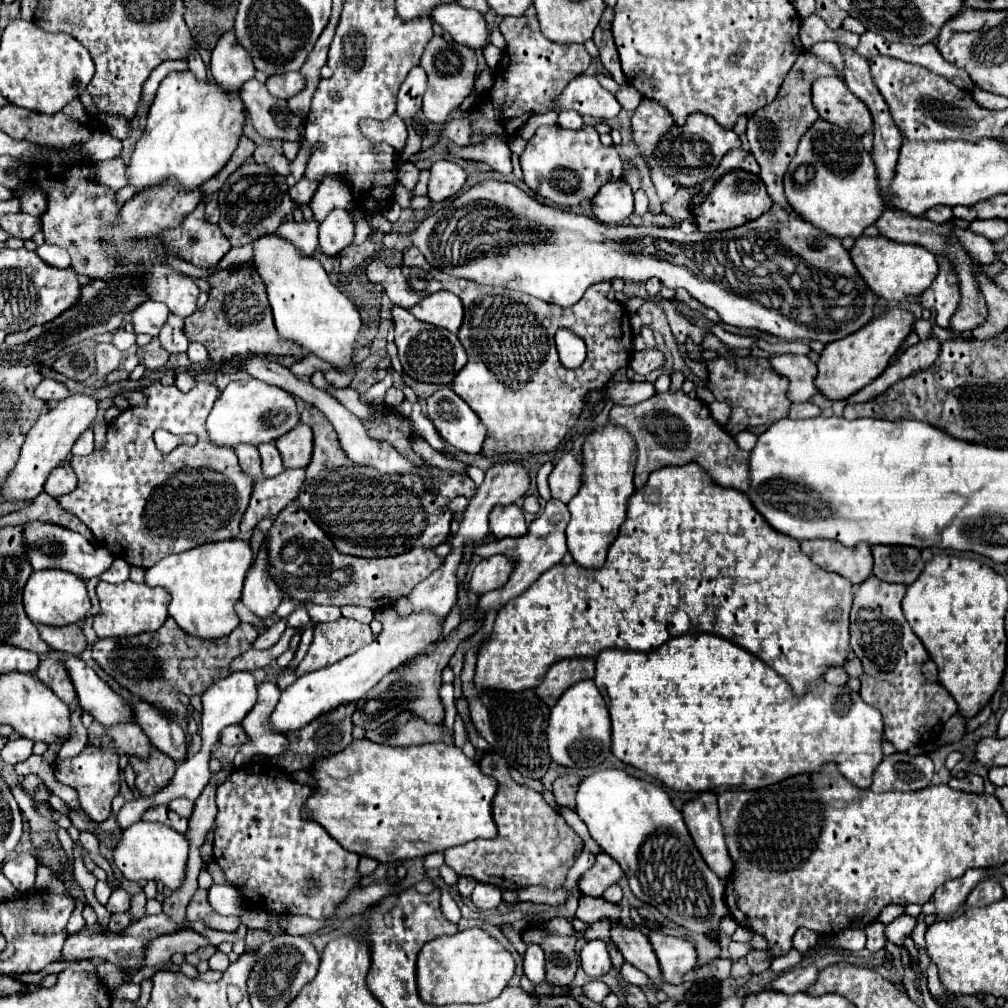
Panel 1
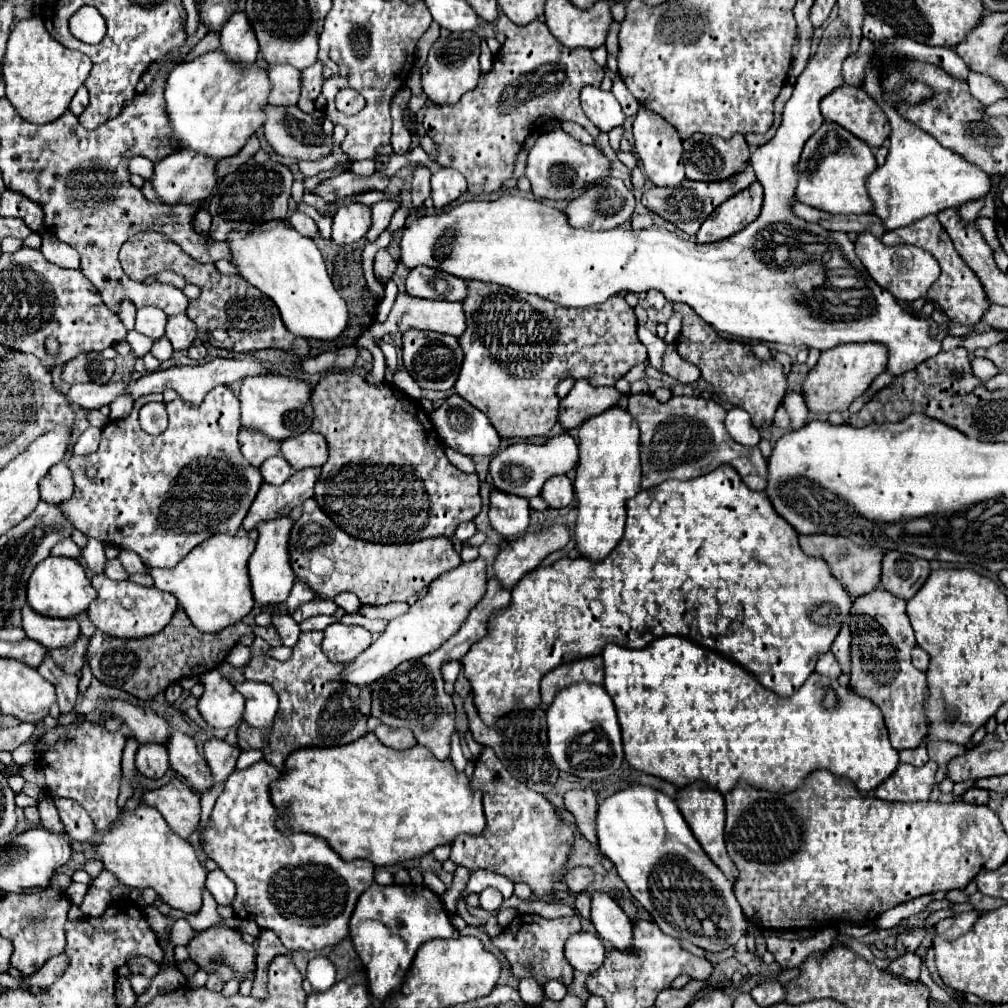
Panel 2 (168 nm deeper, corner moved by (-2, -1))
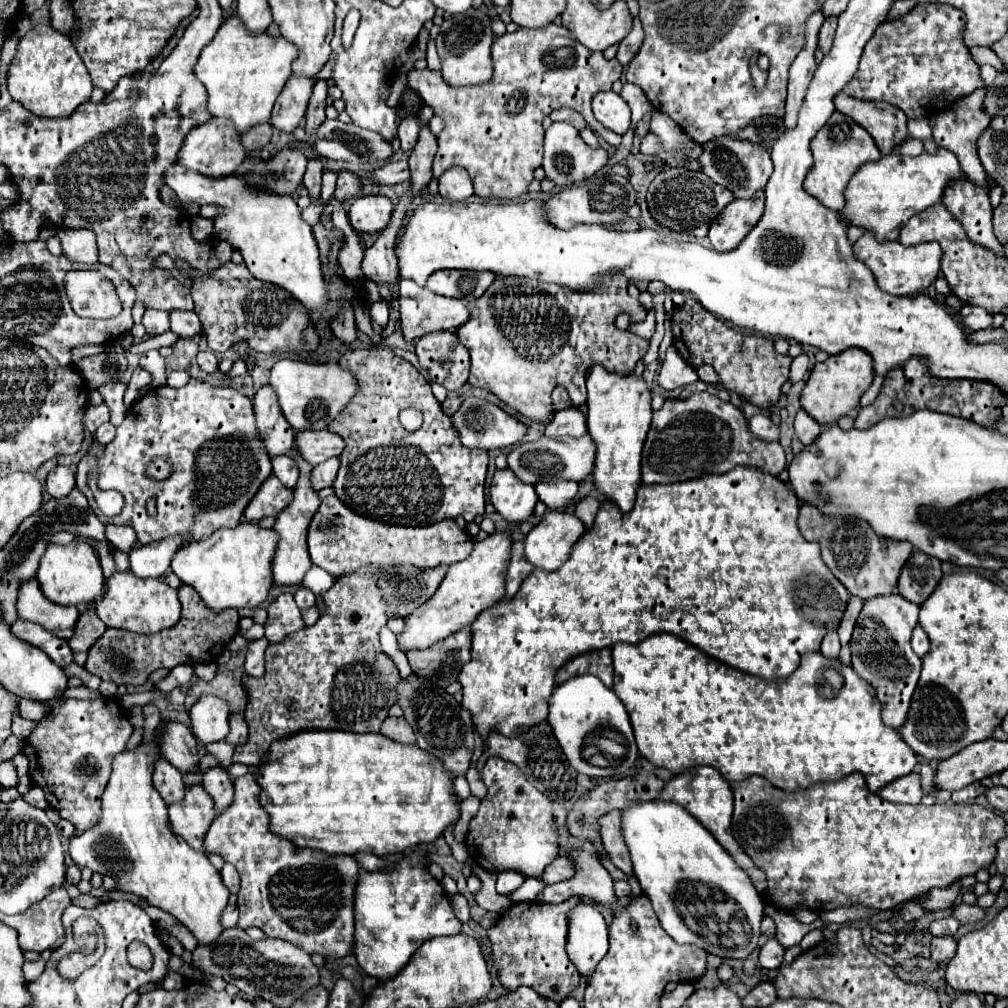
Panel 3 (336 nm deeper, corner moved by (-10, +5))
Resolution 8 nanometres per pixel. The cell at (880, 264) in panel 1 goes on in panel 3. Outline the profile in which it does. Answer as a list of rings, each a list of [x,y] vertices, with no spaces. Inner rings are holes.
[[[865,232],[857,242],[855,242],[855,254],[861,262],[865,262],[871,272],[877,278],[877,284],[895,296],[907,296],[915,292],[927,290],[933,280],[939,274],[941,266],[941,246],[939,242],[925,242],[917,246],[903,246],[901,242],[879,242],[873,232]]]

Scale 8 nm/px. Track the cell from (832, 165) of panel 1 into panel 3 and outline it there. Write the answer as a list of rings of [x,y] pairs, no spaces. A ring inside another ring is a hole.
[[[833,112],[833,116],[827,120],[827,124],[817,132],[817,136],[811,140],[811,152],[813,152],[813,168],[809,170],[803,188],[807,194],[815,196],[823,206],[841,212],[845,208],[845,188],[853,174],[867,162],[879,160],[881,152],[871,138],[871,134],[861,128],[857,122],[853,122],[849,116],[841,112]]]

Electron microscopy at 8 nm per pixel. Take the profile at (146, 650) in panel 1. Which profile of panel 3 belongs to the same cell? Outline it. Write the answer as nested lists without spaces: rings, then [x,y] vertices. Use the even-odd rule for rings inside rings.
[[[191,586],[179,588],[179,600],[183,602],[181,620],[157,634],[143,636],[119,628],[107,628],[105,634],[91,646],[85,670],[99,676],[101,680],[111,680],[117,686],[141,686],[147,682],[149,674],[159,668],[175,668],[177,664],[209,664],[217,662],[229,640],[239,630],[239,614],[235,610],[225,610],[221,614],[211,612]]]

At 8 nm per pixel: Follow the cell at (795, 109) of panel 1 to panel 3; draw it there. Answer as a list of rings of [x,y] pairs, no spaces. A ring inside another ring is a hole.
[[[979,88],[975,92],[971,92],[969,96],[963,96],[957,106],[953,108],[947,108],[943,112],[939,112],[937,116],[931,118],[931,128],[933,128],[933,140],[947,148],[947,150],[953,150],[959,158],[959,164],[965,172],[965,176],[975,182],[977,186],[981,188],[987,188],[987,174],[979,162],[979,156],[977,156],[977,138],[979,134],[989,126],[991,122],[991,116],[983,110],[983,102],[985,102],[985,88]]]

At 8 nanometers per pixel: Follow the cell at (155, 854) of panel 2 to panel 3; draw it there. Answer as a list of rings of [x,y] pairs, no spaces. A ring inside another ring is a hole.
[[[153,742],[149,746],[139,744],[135,750],[125,750],[119,754],[119,758],[113,760],[113,772],[111,772],[109,784],[103,794],[101,820],[91,830],[87,830],[83,834],[75,834],[71,838],[69,854],[79,868],[87,866],[93,872],[111,876],[119,890],[143,896],[145,900],[149,900],[149,904],[171,912],[179,922],[183,922],[193,932],[197,942],[211,944],[213,940],[219,938],[219,934],[223,930],[223,926],[219,924],[219,918],[221,918],[223,908],[229,902],[229,890],[223,886],[221,874],[209,862],[207,854],[193,850],[183,838],[179,838],[171,830],[169,818],[167,818],[167,804],[163,802],[161,794],[155,790],[155,786],[151,782],[155,756],[159,756],[159,748]]]

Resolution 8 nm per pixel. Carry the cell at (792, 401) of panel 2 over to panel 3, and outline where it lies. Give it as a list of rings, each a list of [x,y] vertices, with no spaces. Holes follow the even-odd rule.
[[[801,408],[795,416],[795,434],[797,434],[797,438],[803,444],[811,444],[819,436],[819,432],[821,432],[821,424],[815,418],[807,416],[805,410]]]

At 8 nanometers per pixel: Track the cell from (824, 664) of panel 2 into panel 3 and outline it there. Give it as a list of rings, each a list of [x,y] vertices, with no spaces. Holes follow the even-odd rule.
[[[829,632],[825,638],[823,638],[823,644],[821,644],[821,654],[825,658],[837,658],[839,656],[839,650],[841,650],[841,644],[839,644],[839,638],[837,638],[837,632]]]

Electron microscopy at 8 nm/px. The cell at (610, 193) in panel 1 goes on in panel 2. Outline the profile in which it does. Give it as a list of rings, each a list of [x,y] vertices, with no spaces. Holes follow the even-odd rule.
[[[605,178],[597,186],[585,190],[579,198],[571,200],[569,206],[563,210],[569,224],[573,228],[587,228],[587,230],[611,230],[621,226],[623,222],[631,220],[631,214],[635,210],[635,198],[631,190],[623,184],[623,180],[617,178]]]

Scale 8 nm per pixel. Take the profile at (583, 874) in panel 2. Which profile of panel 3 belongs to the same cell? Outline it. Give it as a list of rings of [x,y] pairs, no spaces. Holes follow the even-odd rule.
[[[557,856],[549,866],[547,870],[543,872],[543,882],[545,884],[551,884],[551,882],[563,882],[563,880],[569,880],[571,876],[575,874],[575,862],[573,858],[569,856]]]

